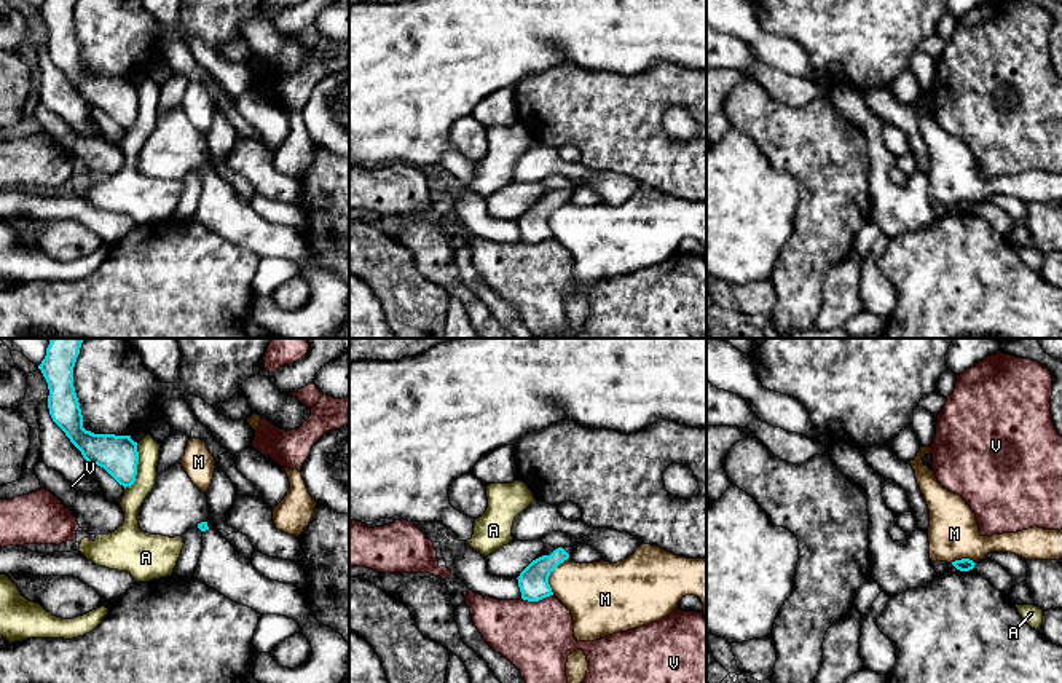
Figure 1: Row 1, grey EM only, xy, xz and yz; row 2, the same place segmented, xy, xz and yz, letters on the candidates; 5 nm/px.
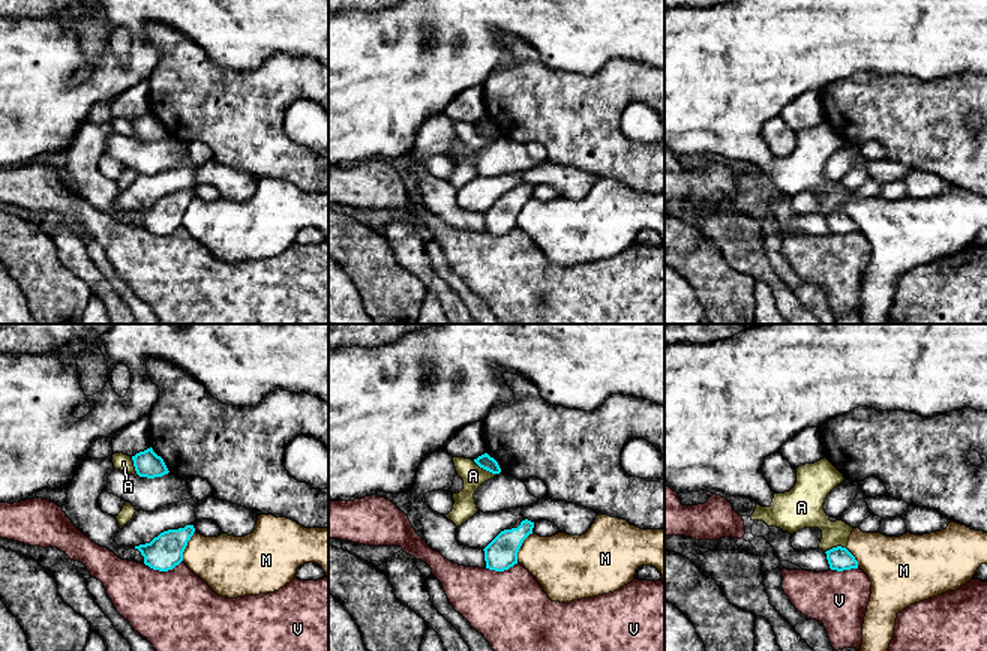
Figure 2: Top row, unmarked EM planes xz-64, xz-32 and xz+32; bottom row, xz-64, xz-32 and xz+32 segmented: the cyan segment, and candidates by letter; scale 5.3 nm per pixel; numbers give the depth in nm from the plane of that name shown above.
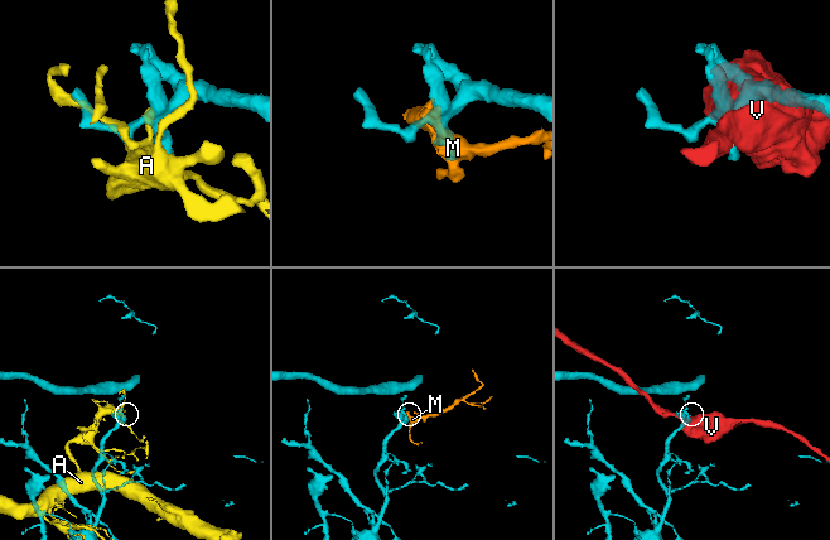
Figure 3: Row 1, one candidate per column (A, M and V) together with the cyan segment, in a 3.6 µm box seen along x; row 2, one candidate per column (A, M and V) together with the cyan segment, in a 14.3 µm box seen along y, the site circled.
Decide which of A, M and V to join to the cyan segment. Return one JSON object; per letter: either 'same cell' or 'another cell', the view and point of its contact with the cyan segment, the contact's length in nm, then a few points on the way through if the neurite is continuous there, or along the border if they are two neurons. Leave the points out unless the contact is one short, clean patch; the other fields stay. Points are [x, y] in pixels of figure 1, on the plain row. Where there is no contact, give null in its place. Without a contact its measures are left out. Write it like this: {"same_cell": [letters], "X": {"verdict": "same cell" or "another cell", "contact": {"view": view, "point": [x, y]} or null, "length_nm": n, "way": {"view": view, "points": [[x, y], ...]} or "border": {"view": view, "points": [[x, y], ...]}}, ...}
{"same_cell": [], "A": {"verdict": "another cell", "contact": {"view": "xy", "point": [136, 110]}, "length_nm": 240}, "M": {"verdict": "another cell", "contact": {"view": "xz", "point": [549, 217]}, "length_nm": 200, "border": {"view": "xz", "points": [[568, 200], [549, 219], [552, 236]]}}, "V": {"verdict": "another cell", "contact": {"view": "xz", "point": [536, 243]}, "length_nm": 160}}

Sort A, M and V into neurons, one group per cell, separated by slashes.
A M / V

